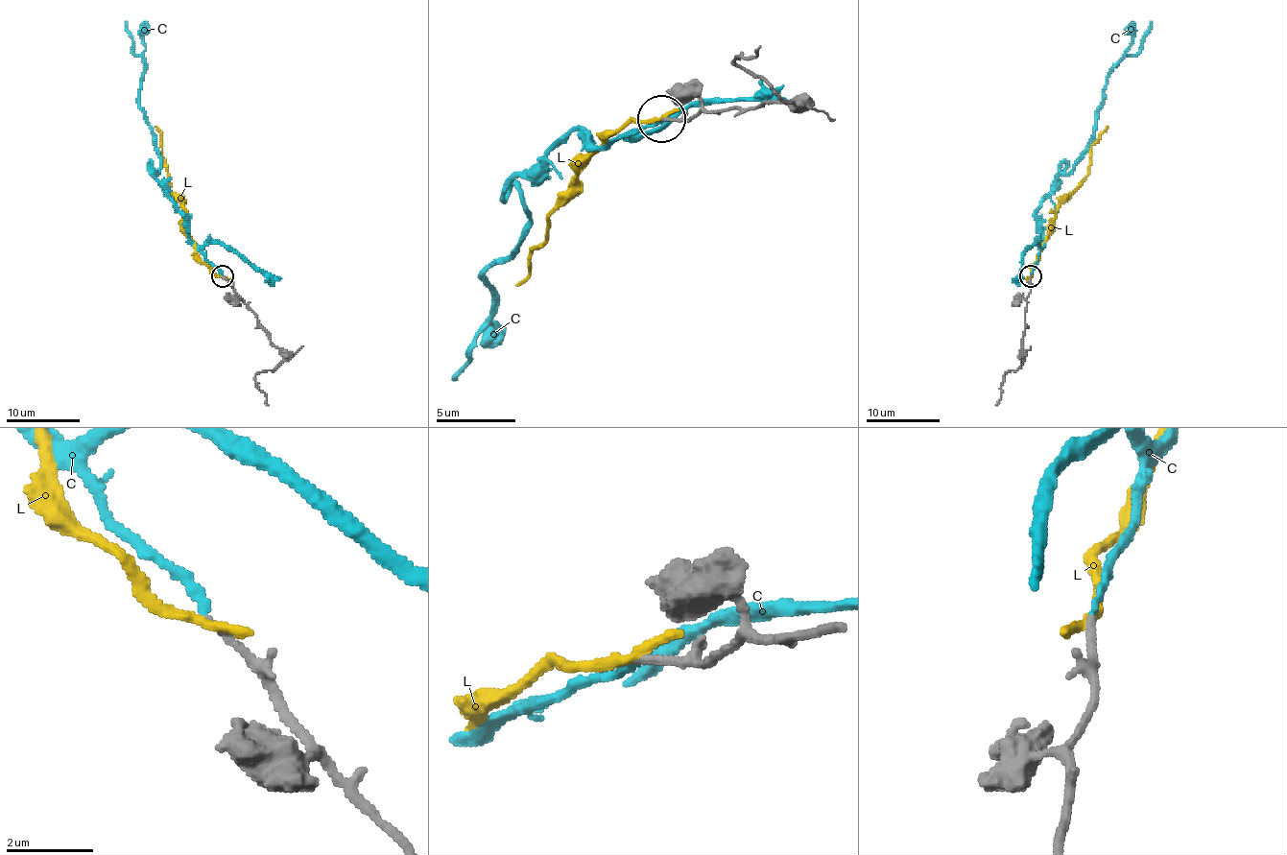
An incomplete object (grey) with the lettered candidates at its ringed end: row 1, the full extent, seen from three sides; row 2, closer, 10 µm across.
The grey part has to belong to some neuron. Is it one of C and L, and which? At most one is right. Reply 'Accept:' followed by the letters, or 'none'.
Accept: C

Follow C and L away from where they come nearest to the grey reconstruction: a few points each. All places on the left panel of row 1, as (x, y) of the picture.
C: (223, 276), (191, 240), (189, 220), (154, 176), (160, 154), (139, 106), (143, 59), (132, 51), (125, 21)
L: (223, 276), (217, 276), (201, 260), (183, 224), (183, 206), (169, 188), (161, 133), (154, 126)

